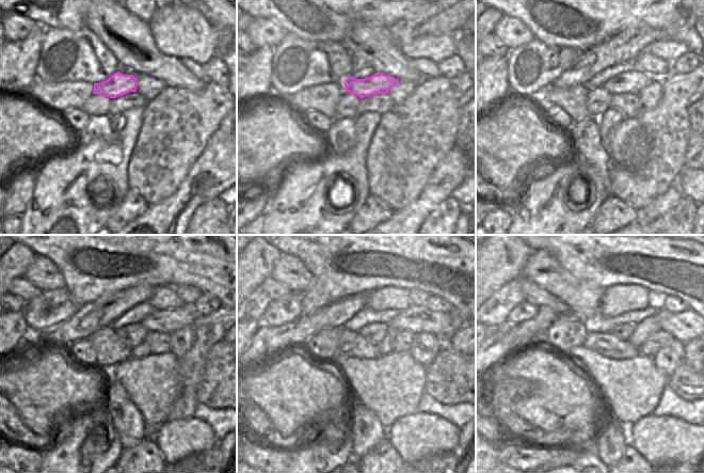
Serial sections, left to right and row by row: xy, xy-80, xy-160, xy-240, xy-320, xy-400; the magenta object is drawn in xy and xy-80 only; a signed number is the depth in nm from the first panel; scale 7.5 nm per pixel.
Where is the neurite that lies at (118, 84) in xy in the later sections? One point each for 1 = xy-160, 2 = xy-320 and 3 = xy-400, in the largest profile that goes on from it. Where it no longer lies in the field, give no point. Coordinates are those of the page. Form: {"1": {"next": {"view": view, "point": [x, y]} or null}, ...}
{"1": {"next": {"view": "xy-160", "point": [632, 82]}}, "2": {"next": {"view": "xy-320", "point": [416, 318]}}, "3": {"next": {"view": "xy-400", "point": [686, 326]}}}

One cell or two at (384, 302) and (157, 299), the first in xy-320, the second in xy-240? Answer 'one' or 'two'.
one

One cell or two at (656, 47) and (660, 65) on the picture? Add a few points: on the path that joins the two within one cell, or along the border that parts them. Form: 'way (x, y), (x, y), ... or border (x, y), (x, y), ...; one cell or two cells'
border (644, 50), (671, 64); two cells

